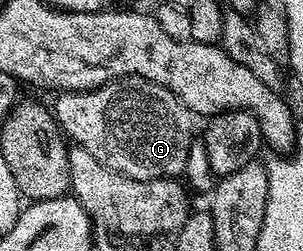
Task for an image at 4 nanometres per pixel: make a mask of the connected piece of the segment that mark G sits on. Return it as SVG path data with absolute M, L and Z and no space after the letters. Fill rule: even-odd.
M121 77L118 81L108 81L97 89L83 89L80 93L62 92L57 101L55 116L60 125L62 134L72 144L81 145L99 163L103 163L111 171L124 177L150 181L160 177L180 178L187 167L189 147L194 140L193 121L194 114L169 89L159 87L142 77ZM109 101L121 101L121 113L125 116L125 125L117 125L117 113L109 109Z

